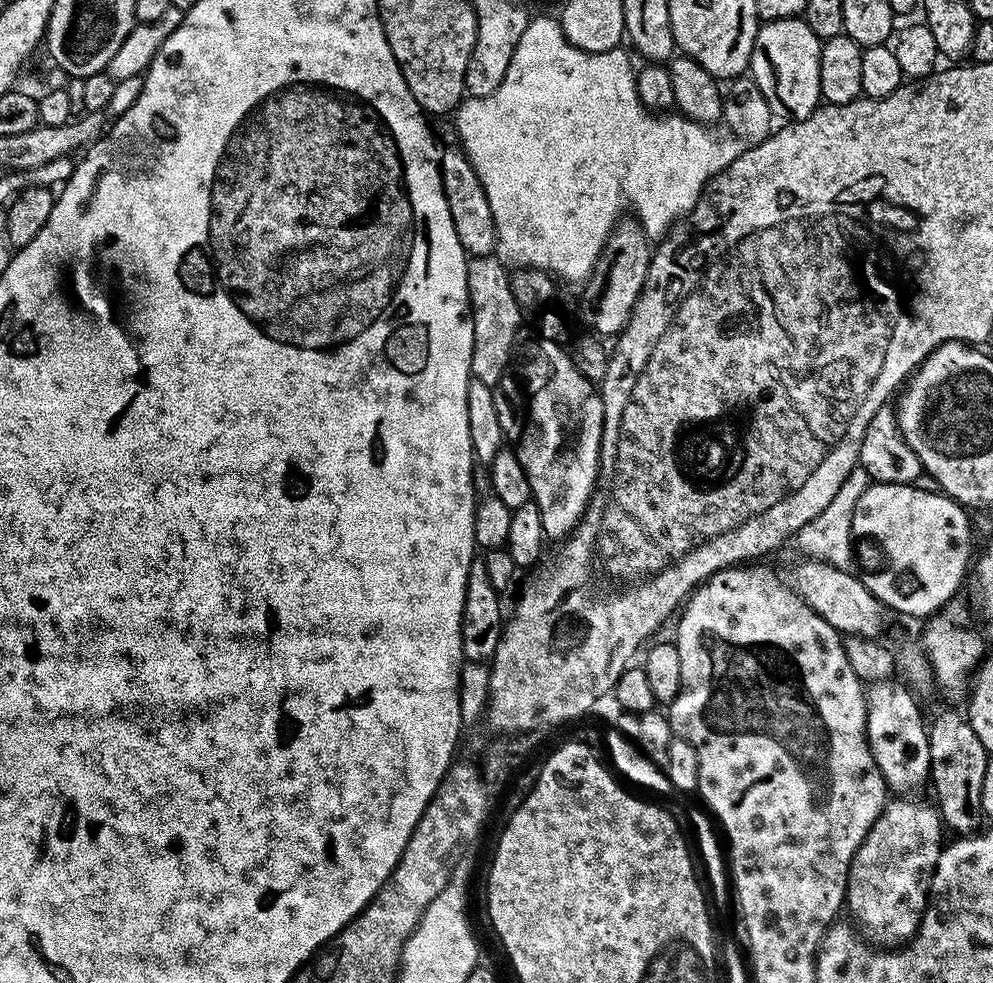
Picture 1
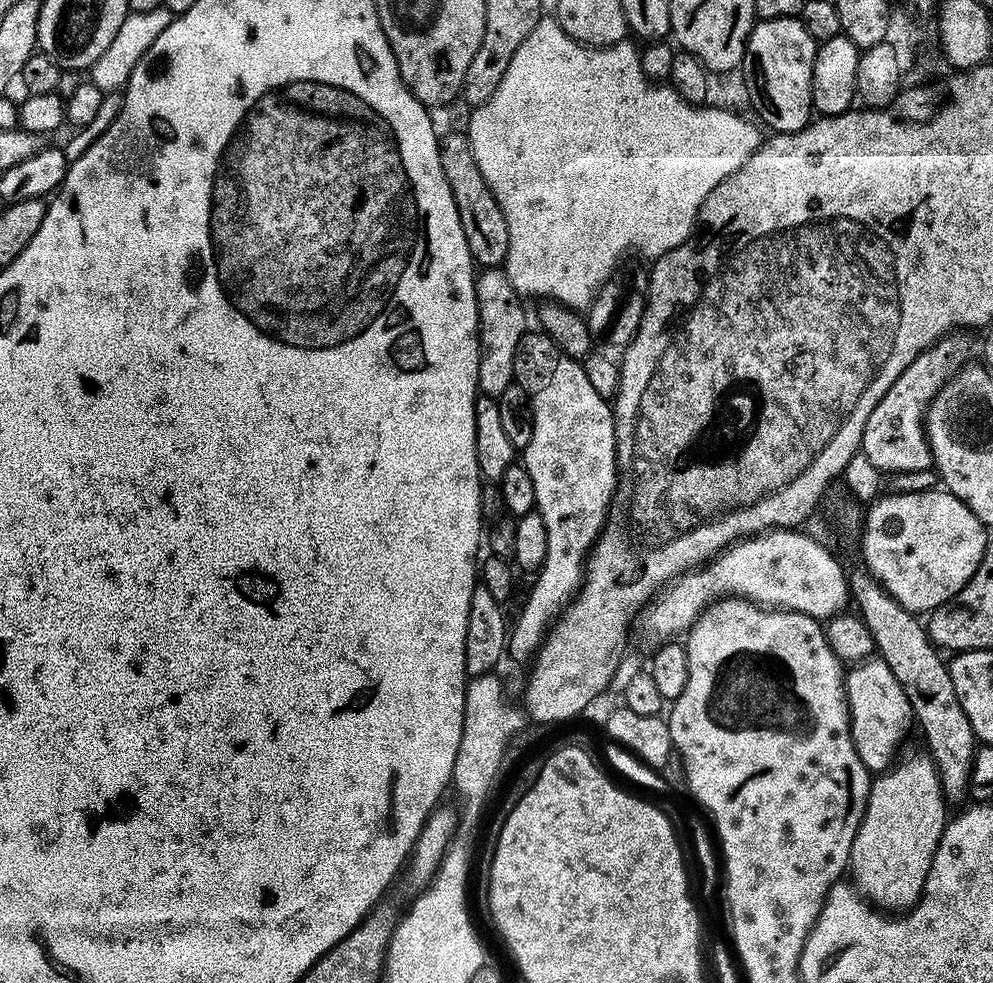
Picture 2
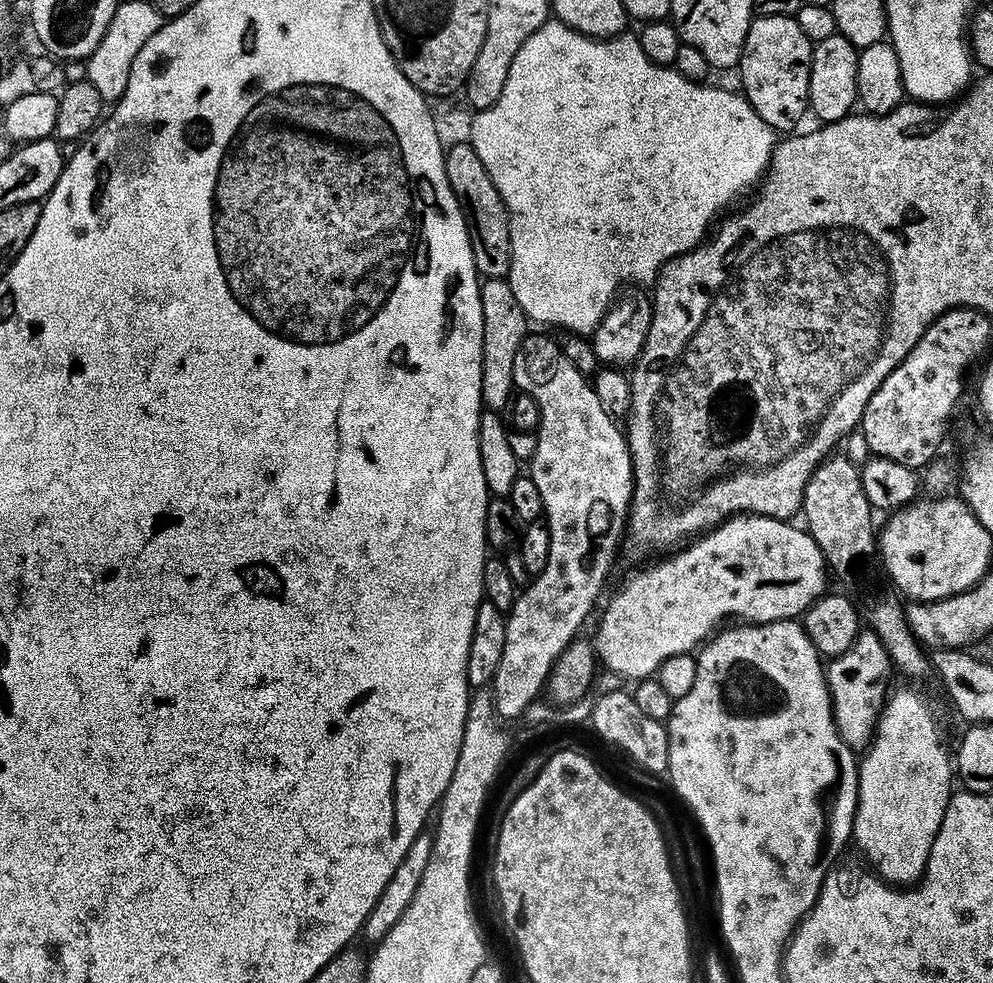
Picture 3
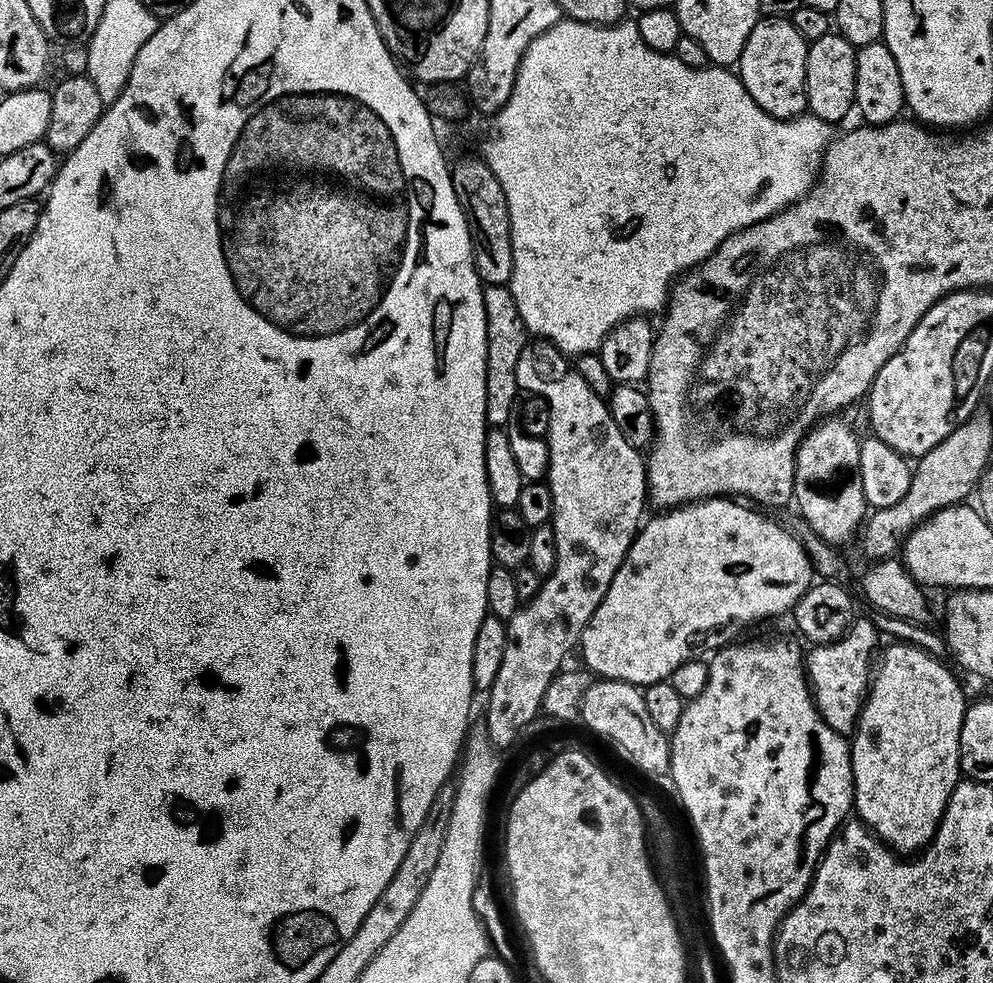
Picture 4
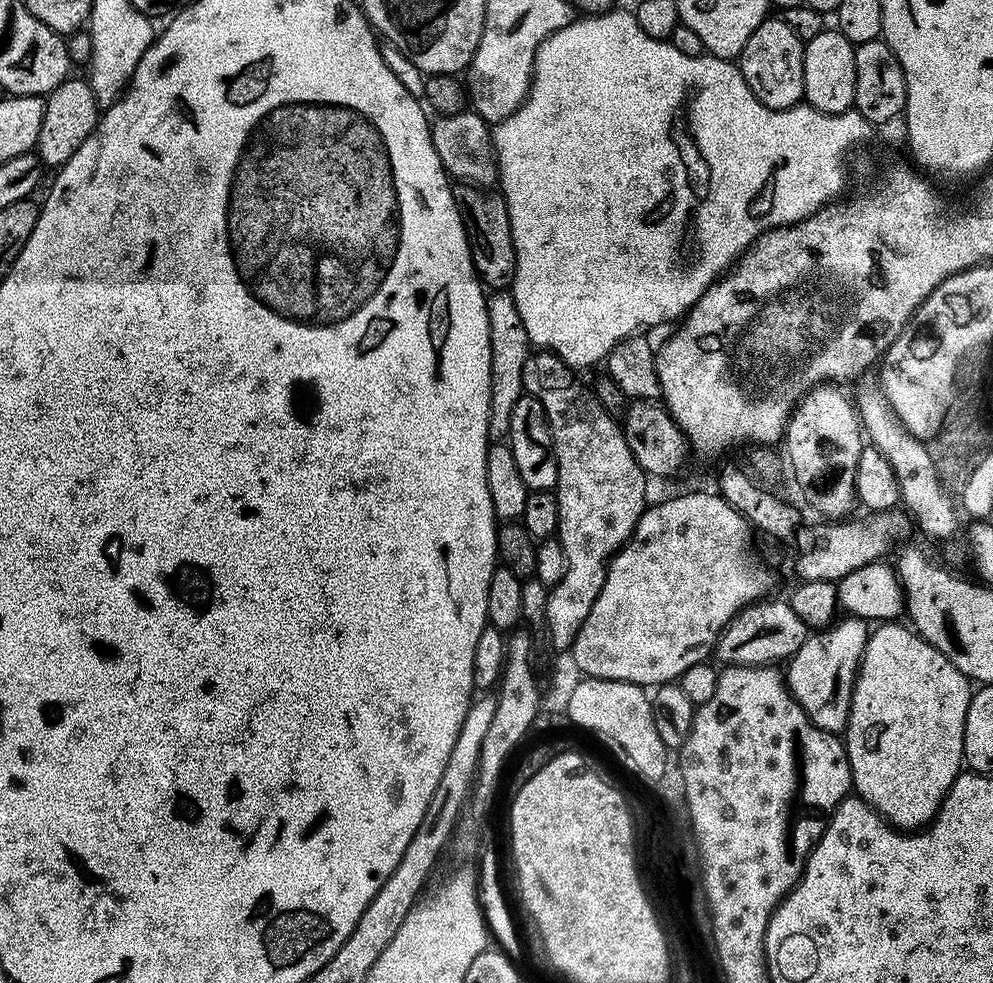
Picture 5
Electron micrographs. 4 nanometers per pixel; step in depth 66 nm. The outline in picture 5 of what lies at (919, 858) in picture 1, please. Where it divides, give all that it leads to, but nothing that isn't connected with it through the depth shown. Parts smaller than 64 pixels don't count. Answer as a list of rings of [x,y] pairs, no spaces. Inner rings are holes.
[[[884,622],[871,629],[852,687],[848,726],[842,739],[848,751],[855,795],[876,809],[893,828],[919,830],[935,818],[950,786],[962,771],[966,710],[973,691],[962,670],[911,627],[903,628],[900,622]]]

